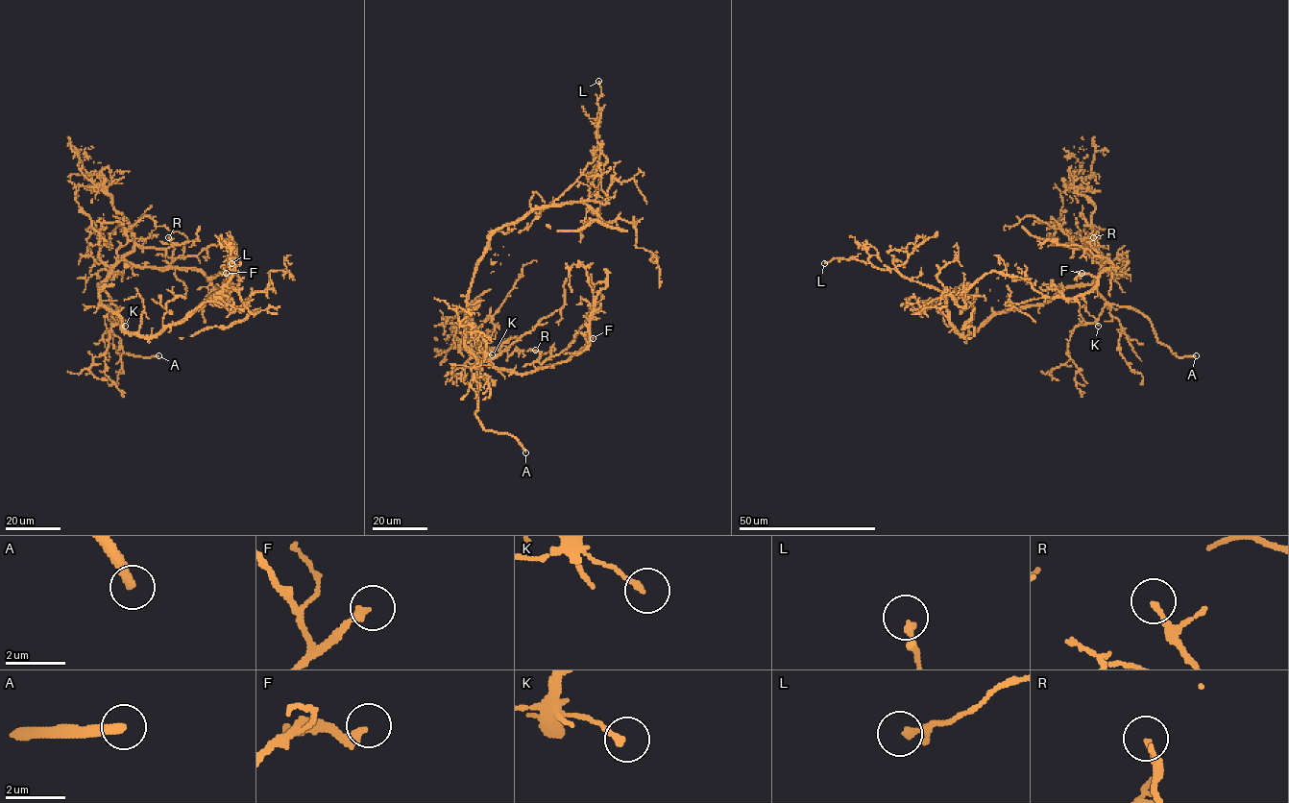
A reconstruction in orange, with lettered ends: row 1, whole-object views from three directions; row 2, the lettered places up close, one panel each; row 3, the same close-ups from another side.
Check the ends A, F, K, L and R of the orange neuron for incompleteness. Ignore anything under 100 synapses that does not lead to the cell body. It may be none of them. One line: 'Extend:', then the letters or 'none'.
Extend: A, F

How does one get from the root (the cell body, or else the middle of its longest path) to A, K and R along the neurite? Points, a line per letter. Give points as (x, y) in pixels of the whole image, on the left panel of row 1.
A: (102, 304), (98, 285), (110, 302), (109, 341), (118, 353), (158, 355)
K: (102, 304), (98, 285), (116, 307), (119, 322), (125, 326)
R: (102, 304), (98, 285), (121, 259), (151, 268), (168, 265), (173, 260), (173, 244), (168, 237)

